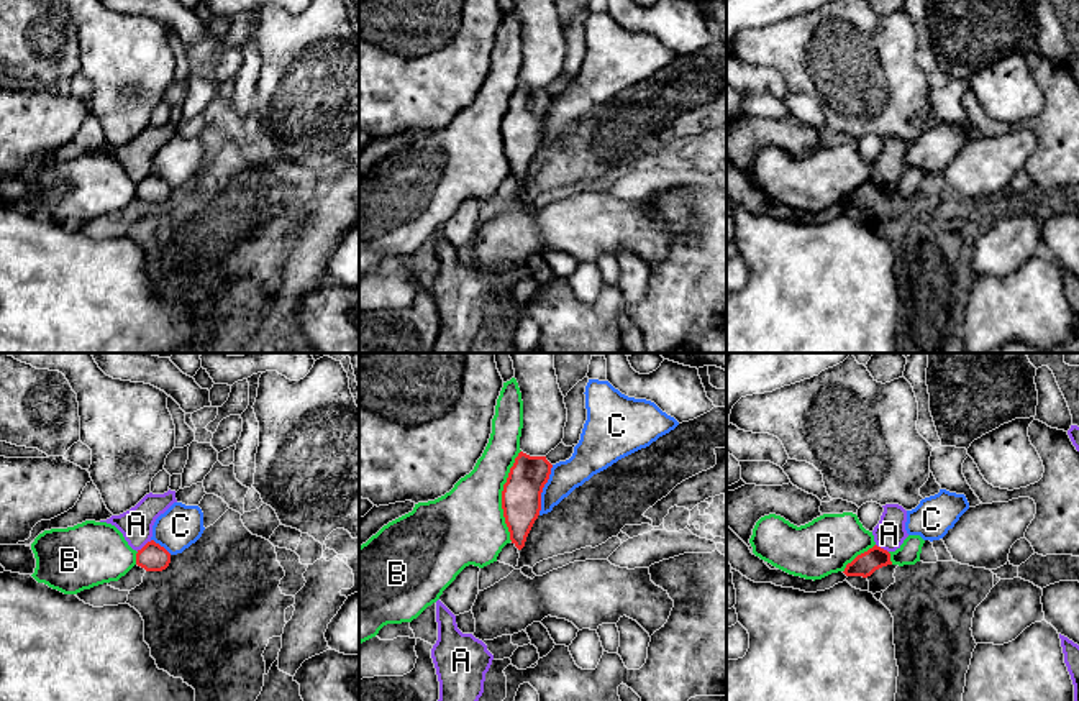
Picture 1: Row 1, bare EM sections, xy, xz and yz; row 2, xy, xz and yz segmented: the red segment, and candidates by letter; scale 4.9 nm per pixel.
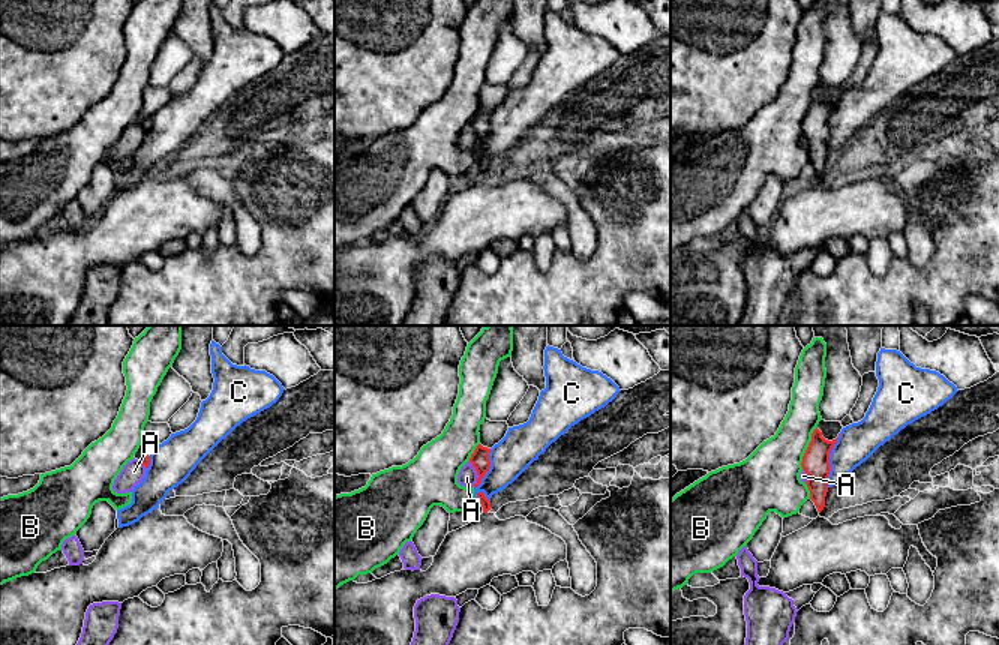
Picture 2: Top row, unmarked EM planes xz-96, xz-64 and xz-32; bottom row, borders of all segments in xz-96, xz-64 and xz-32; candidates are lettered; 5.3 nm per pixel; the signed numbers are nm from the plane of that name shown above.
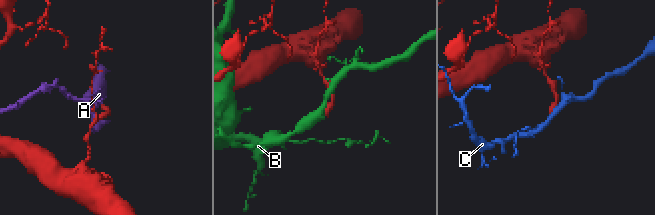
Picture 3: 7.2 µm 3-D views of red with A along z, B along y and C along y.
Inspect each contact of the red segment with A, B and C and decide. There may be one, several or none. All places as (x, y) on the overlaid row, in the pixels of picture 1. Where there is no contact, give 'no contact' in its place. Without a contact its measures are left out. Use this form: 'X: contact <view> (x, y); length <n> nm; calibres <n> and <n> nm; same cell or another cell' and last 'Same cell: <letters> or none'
A: contact xy (145, 545); length 90 nm; calibres 140 and 160 nm; another cell
B: contact xz (502, 496); length 460 nm; calibres 190 and 380 nm; another cell
C: contact xz (541, 490); length 260 nm; calibres 190 and 150 nm; another cell
Same cell: none

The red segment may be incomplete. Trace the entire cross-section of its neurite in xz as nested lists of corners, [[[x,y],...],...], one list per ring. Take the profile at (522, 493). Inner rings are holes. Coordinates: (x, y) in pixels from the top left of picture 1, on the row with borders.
[[[523,451],[515,458],[502,491],[502,509],[512,543],[521,550],[541,511],[541,493],[553,465]]]

